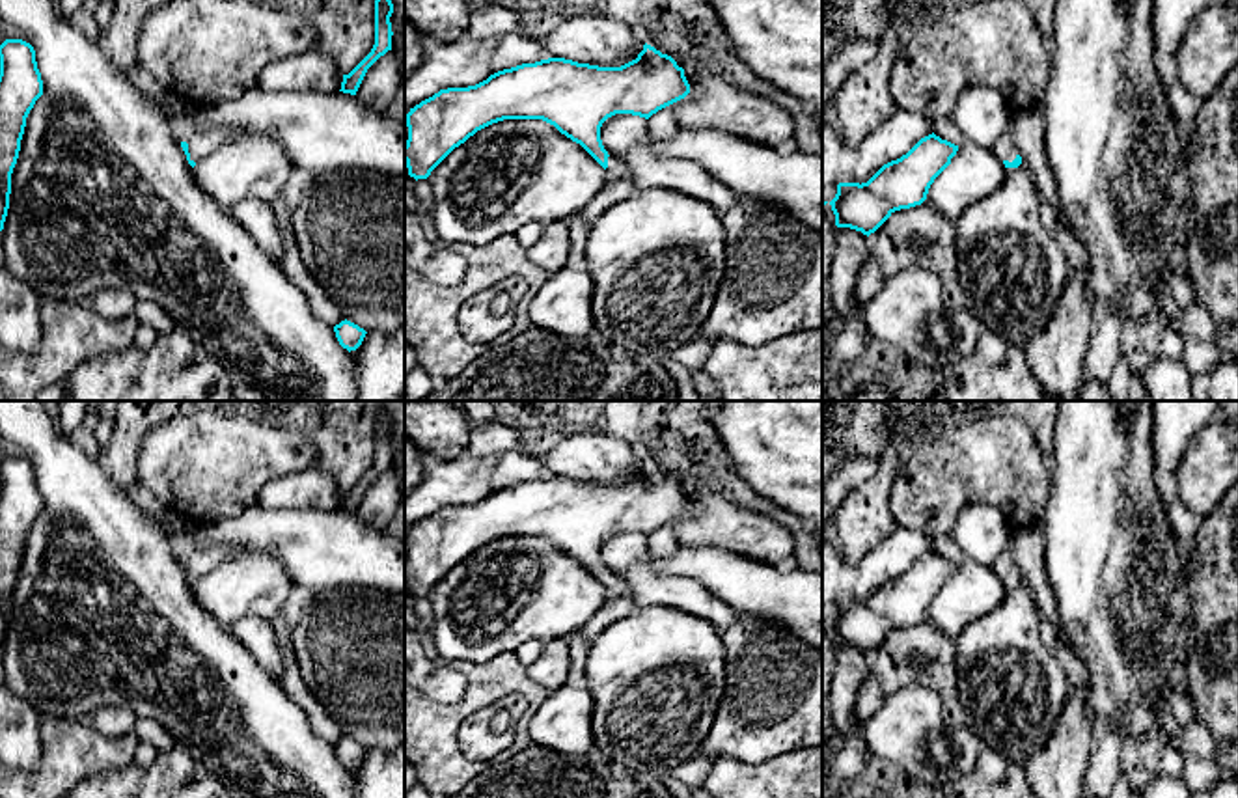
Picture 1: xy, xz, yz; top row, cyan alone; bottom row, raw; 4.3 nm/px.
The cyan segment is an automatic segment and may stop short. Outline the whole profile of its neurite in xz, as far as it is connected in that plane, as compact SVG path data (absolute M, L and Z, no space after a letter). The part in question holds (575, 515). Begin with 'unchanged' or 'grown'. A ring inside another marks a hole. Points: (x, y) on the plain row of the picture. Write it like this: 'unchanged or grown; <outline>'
grown; M651 462L621 485L598 485L565 475L548 475L498 488L468 505L440 507L406 531L408 557L405 580L408 593L427 597L431 589L477 548L503 537L543 537L580 561L608 591L608 597L632 597L630 585L612 574L600 557L602 541L615 531L649 537L658 528L684 516L690 502L684 487Z

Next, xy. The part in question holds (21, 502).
unchanged; M22 457L0 462L0 649L9 626L11 591L19 576L26 535L43 513L35 468Z

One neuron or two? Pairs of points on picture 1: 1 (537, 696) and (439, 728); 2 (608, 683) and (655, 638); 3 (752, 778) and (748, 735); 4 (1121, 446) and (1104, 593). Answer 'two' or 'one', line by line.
1: one
2: one
3: two
4: one

